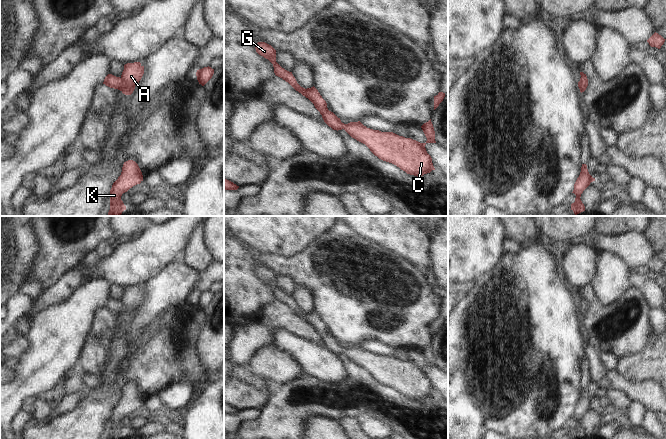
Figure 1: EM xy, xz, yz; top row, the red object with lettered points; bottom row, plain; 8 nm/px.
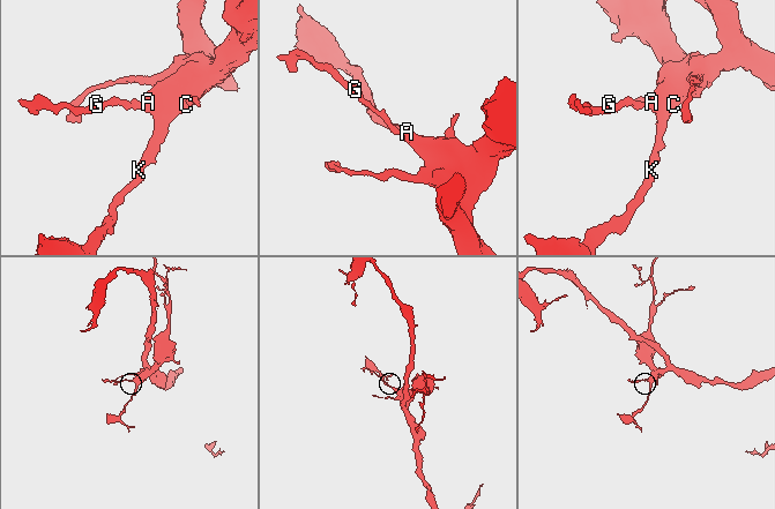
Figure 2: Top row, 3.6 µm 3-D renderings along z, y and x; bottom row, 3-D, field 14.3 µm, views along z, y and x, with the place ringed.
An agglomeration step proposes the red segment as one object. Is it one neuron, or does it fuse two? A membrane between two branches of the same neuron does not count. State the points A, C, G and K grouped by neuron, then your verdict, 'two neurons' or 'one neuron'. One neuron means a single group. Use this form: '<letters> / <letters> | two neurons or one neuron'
A C G K | one neuron

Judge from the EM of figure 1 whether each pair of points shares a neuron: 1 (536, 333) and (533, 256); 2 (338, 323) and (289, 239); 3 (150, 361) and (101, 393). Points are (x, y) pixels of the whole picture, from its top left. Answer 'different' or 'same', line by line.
1: same
2: different
3: same

